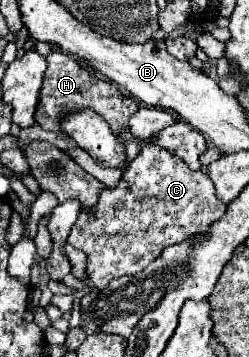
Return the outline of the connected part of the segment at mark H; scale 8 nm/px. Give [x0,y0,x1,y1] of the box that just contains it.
[38,50,140,144]

